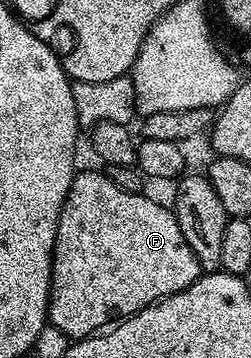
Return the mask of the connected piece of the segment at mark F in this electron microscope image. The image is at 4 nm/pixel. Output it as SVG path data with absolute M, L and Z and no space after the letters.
M88 169L85 173L80 171L73 176L70 183L70 191L66 195L64 206L58 219L58 235L52 252L52 294L48 300L49 322L54 327L58 327L58 331L65 333L69 339L79 339L99 334L105 327L111 326L114 319L127 319L138 310L154 304L155 301L160 301L163 297L169 297L186 287L190 287L202 276L198 259L194 255L194 251L190 251L190 243L186 243L186 239L182 235L182 227L178 227L178 219L175 212L169 206L167 209L166 206L159 205L158 202L151 201L150 198L144 196L143 192L131 193L130 191L122 191L122 187L115 185L108 178L107 172L104 171L95 173L94 170Z

